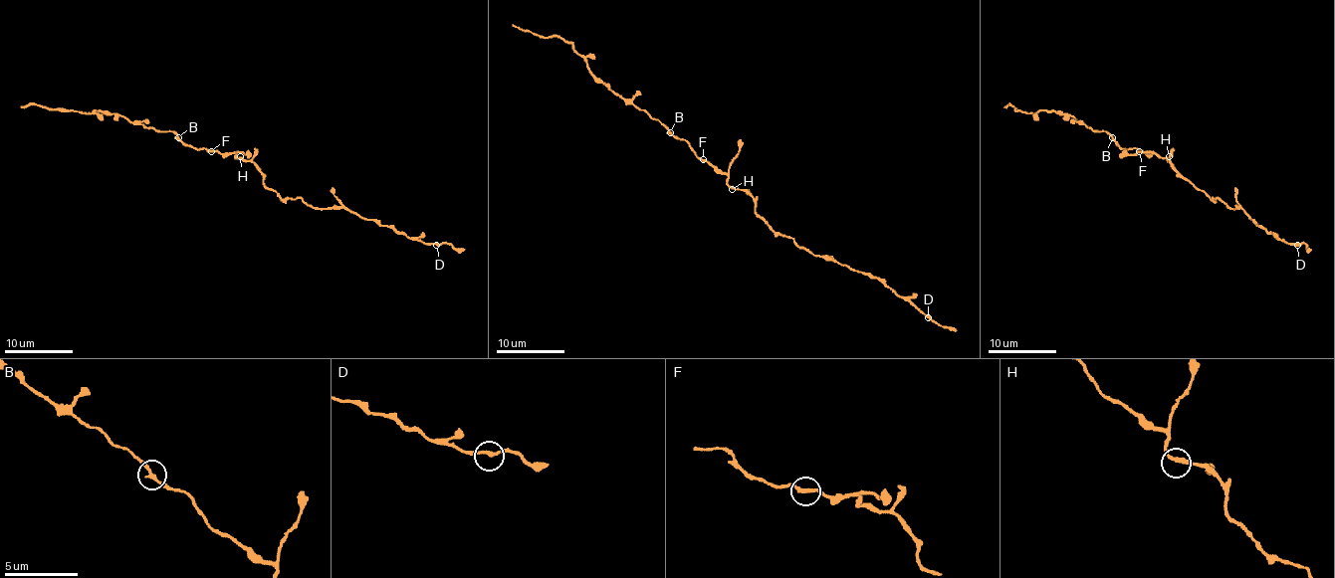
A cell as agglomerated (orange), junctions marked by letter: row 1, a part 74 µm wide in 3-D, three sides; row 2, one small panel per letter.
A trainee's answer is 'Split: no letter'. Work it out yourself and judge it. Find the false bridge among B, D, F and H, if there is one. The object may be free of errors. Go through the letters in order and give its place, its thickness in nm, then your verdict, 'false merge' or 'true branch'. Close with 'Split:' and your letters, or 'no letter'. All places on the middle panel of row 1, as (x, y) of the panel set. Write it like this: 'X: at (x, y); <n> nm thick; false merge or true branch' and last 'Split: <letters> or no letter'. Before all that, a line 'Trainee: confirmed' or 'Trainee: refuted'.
Trainee: confirmed
B: at (670, 132); 240 nm thick; true branch
D: at (928, 317); 240 nm thick; true branch
F: at (703, 159); 220 nm thick; true branch
H: at (732, 189); 280 nm thick; true branch
Split: no letter

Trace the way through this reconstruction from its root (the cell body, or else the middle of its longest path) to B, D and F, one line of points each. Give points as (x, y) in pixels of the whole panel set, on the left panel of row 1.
B: (240, 159), (235, 153), (195, 149), (178, 137)
D: (240, 159), (252, 161), (262, 171), (262, 182), (283, 199), (300, 197), (314, 208), (344, 208), (436, 245)
F: (240, 159), (235, 153), (211, 151)

